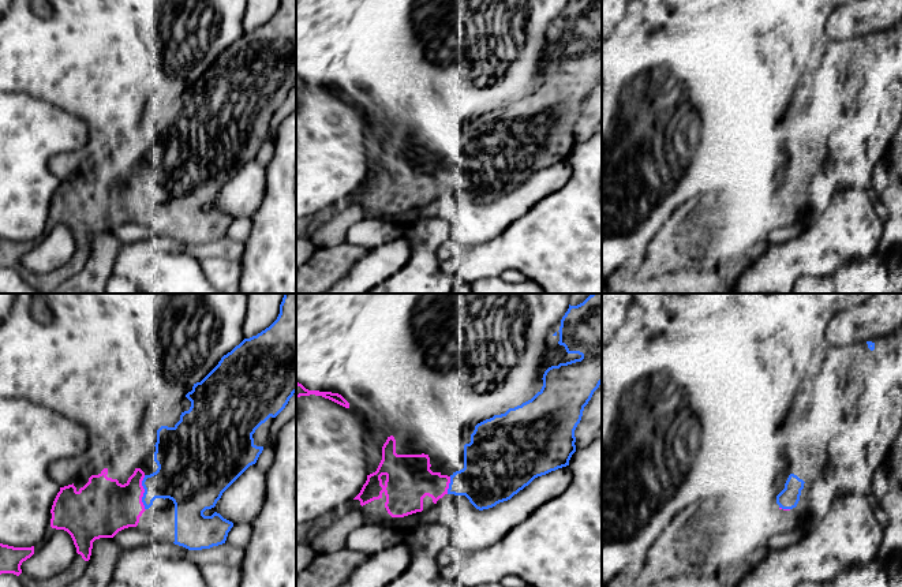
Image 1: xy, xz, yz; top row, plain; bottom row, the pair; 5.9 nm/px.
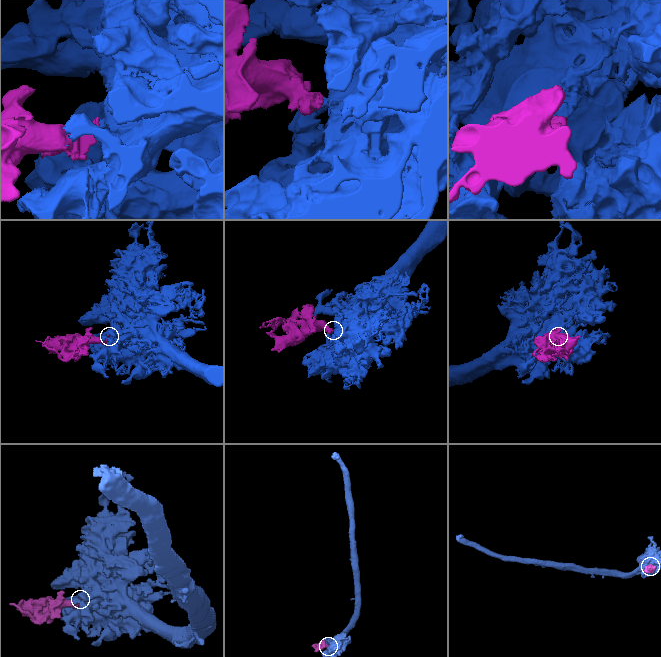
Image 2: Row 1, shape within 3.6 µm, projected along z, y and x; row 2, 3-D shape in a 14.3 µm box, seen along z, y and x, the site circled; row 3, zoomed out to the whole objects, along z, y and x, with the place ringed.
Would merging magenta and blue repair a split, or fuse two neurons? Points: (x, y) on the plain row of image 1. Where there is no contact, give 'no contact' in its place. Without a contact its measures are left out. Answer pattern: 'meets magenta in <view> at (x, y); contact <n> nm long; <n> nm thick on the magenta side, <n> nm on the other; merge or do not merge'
meets magenta in xy at (143, 186); contact 200 nm long; 340 nm thick on the magenta side, 300 nm on the other; merge

